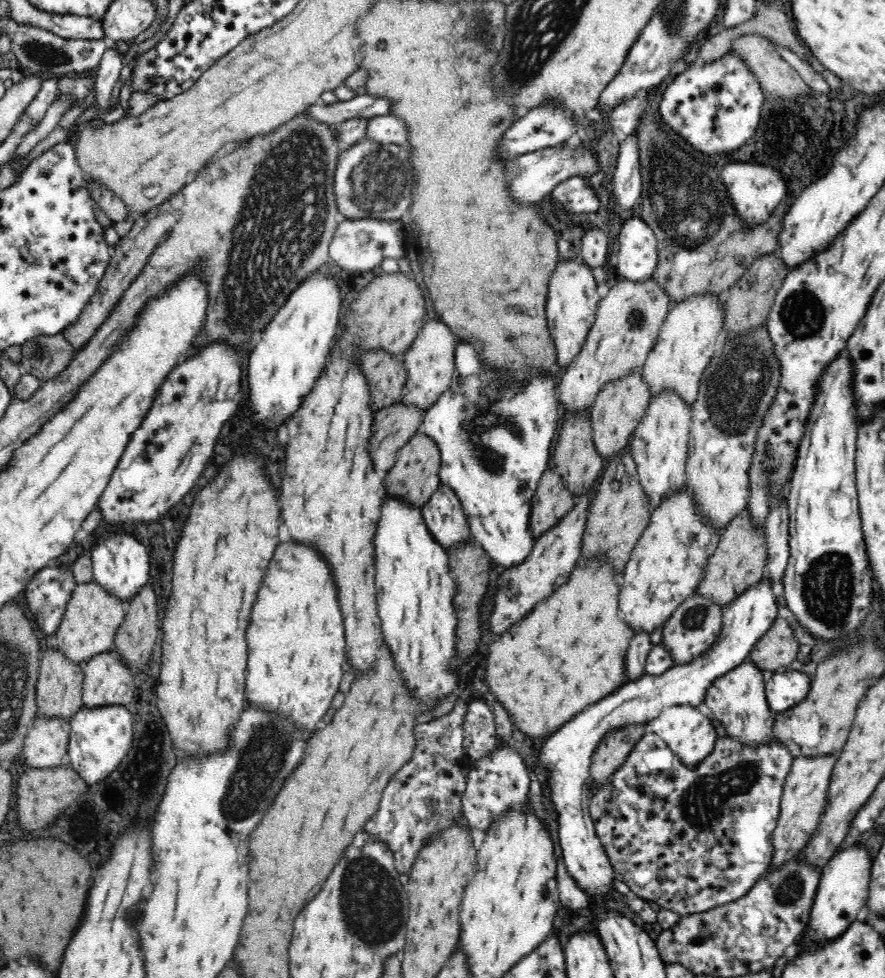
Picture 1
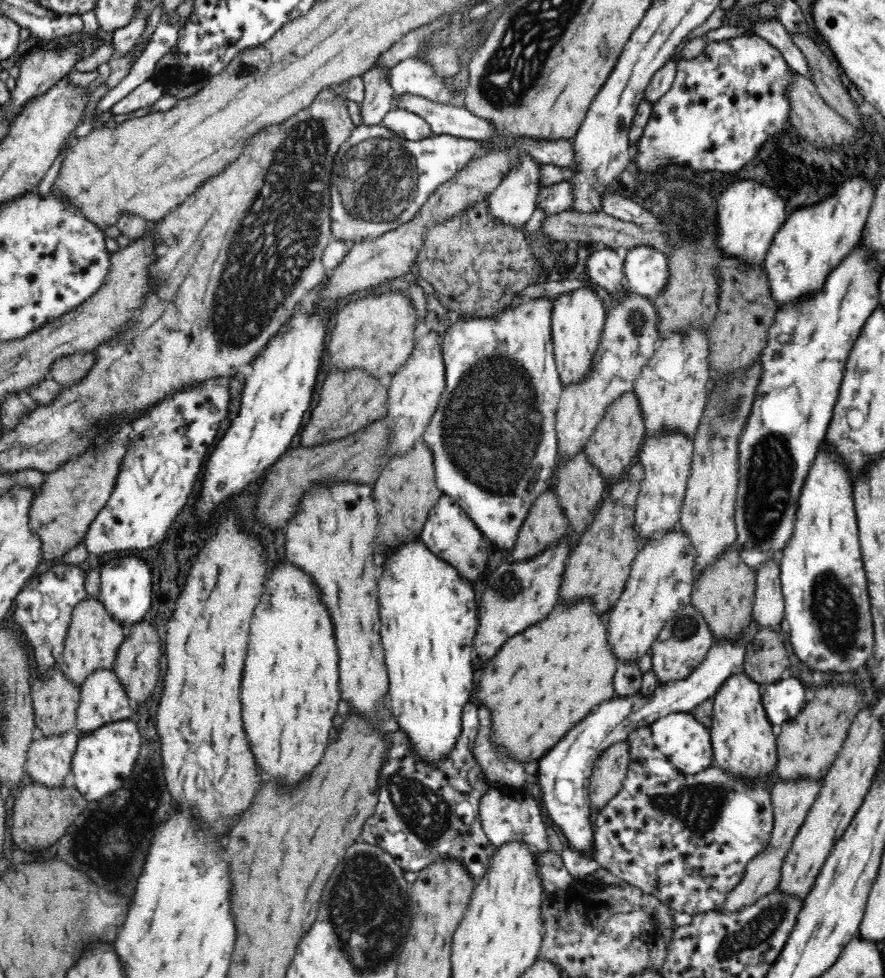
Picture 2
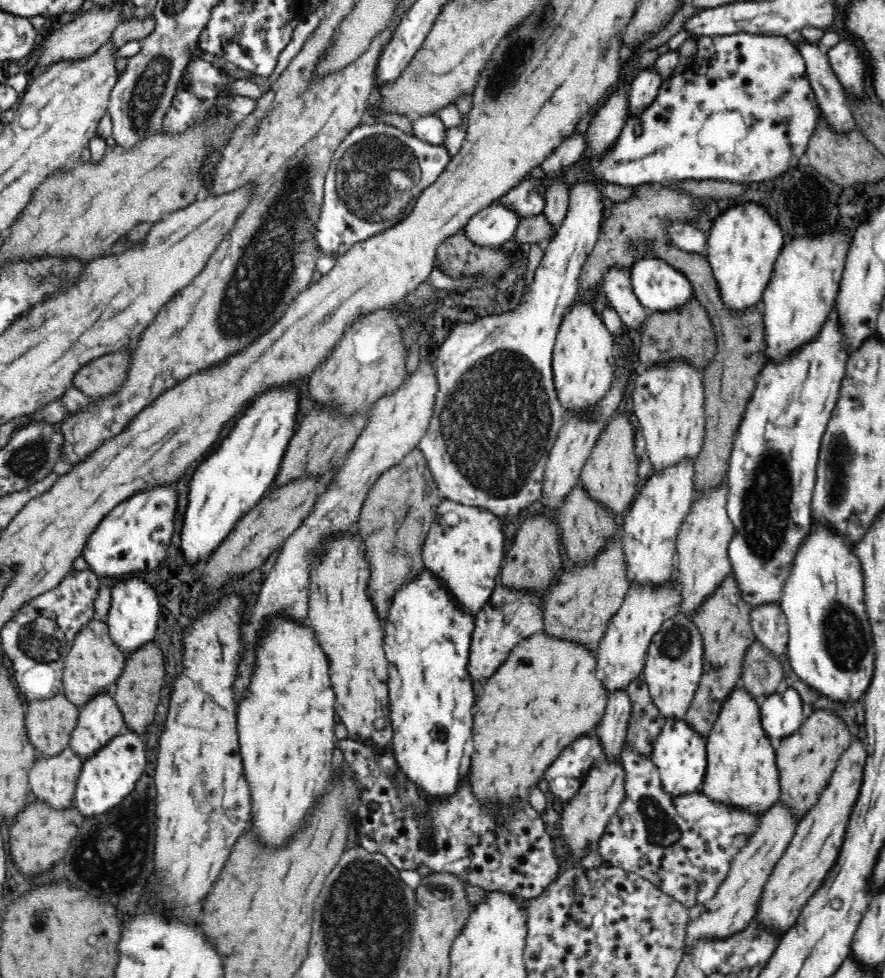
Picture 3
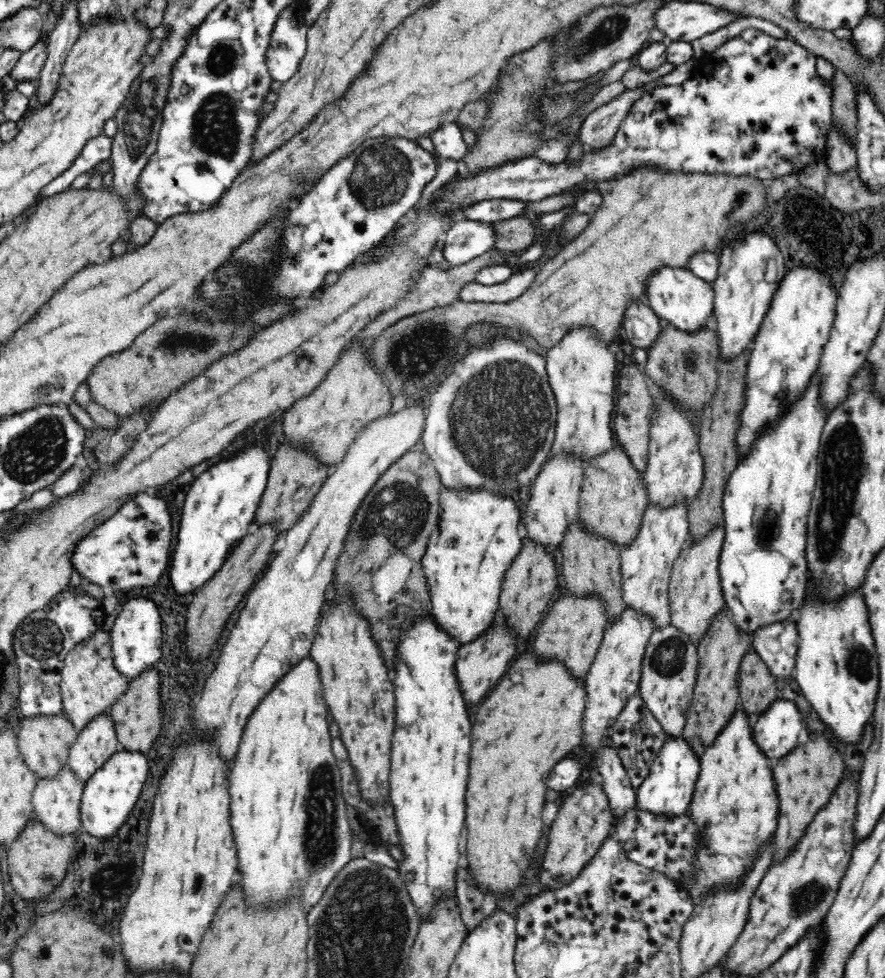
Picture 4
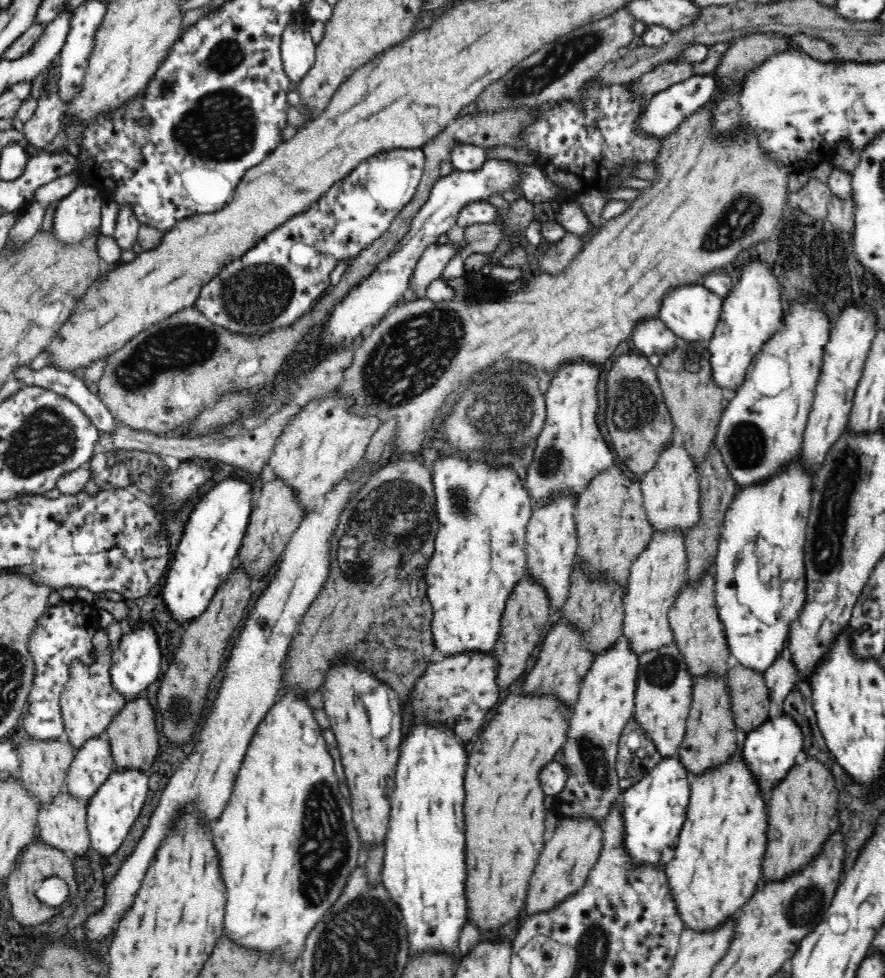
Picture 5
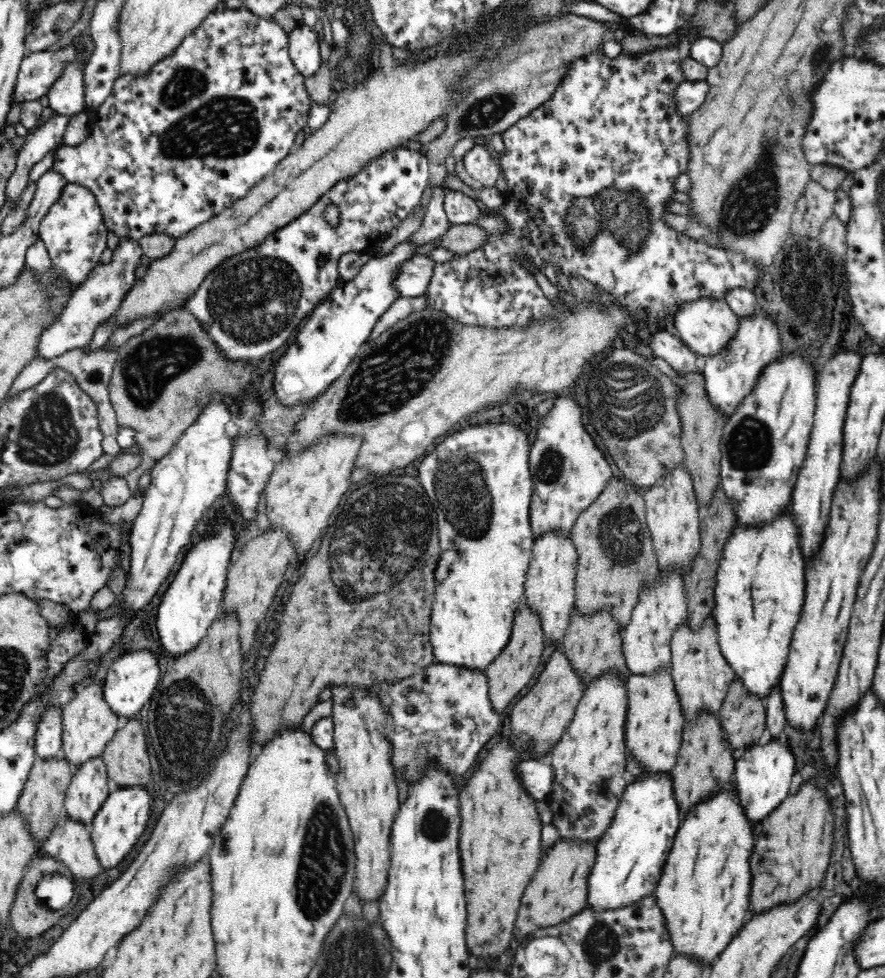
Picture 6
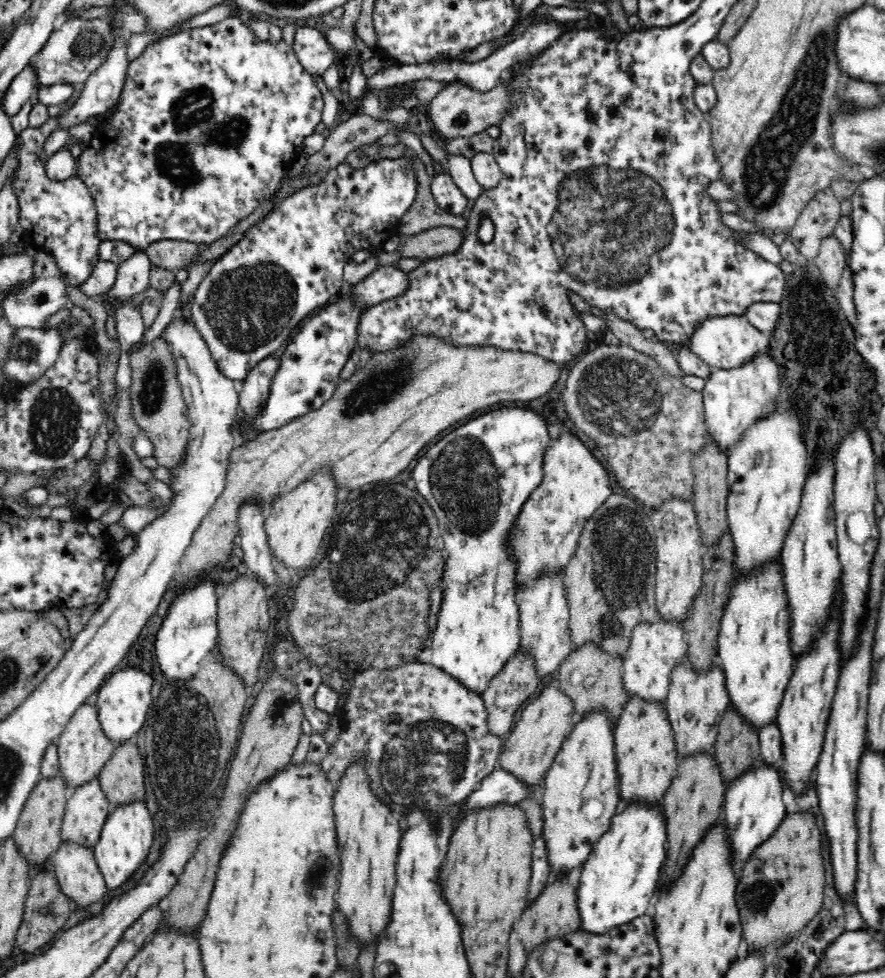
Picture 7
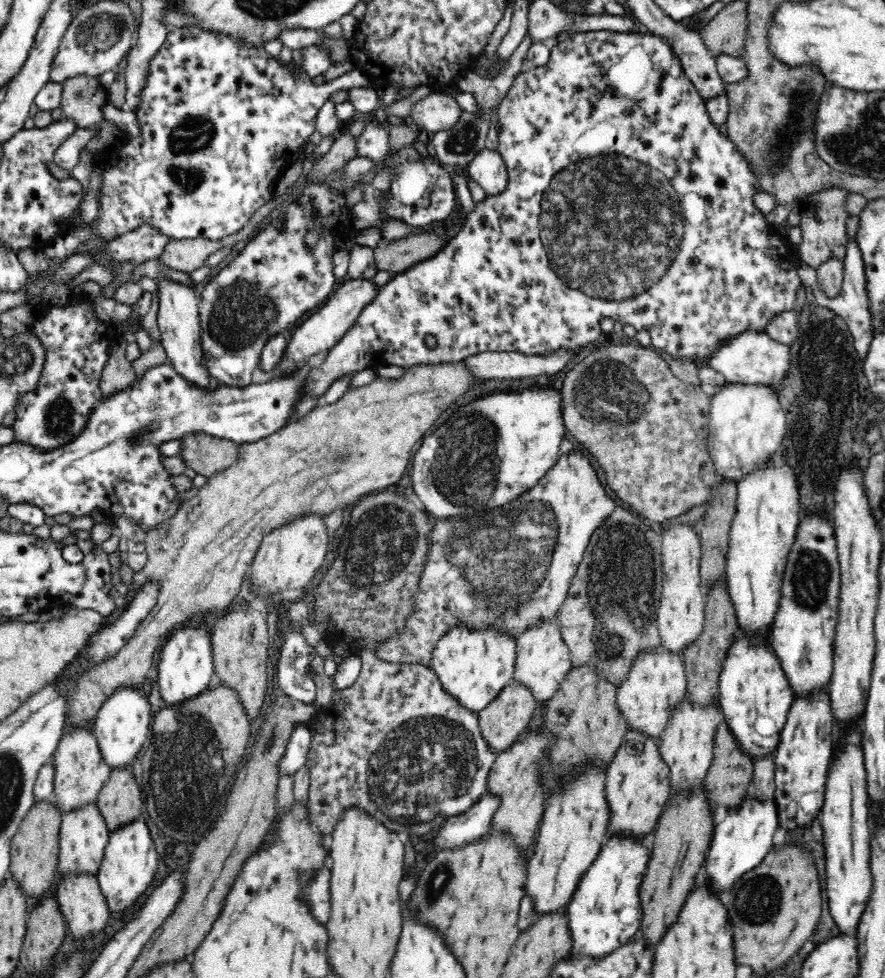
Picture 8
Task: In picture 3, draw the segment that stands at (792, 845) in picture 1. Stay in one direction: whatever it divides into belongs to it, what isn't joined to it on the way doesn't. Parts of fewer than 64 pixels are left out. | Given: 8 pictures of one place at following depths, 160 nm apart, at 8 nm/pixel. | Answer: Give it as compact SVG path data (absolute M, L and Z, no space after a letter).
M781 797L762 816L760 830L754 834L750 844L734 858L728 878L722 882L722 886L718 888L714 898L706 901L703 905L688 909L685 946L692 946L702 936L704 938L708 938L708 936L710 938L712 936L728 938L730 934L744 930L746 925L754 920L766 882L770 878L773 868L788 849L796 834L798 822L802 818L795 813L795 810L791 810L788 805L784 804Z

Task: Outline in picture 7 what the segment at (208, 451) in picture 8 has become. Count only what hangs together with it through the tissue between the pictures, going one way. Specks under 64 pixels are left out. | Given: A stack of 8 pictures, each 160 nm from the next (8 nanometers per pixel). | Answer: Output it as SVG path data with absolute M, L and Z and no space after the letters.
M161 333L152 342L144 343L130 353L129 359L132 383L126 391L132 403L132 419L140 429L142 428L143 436L152 442L152 456L156 459L158 466L174 468L186 454L190 428L187 405L182 387L178 383L178 367L176 367L174 351Z

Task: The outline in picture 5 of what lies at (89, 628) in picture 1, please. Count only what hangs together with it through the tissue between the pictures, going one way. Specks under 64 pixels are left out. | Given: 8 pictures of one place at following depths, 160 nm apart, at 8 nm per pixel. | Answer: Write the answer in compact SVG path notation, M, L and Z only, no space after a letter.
M97 629L92 636L93 652L91 662L84 664L82 660L72 658L68 664L68 682L60 698L61 715L69 743L78 749L86 740L103 734L108 728L114 714L124 706L130 698L123 697L111 681L112 645L106 630Z

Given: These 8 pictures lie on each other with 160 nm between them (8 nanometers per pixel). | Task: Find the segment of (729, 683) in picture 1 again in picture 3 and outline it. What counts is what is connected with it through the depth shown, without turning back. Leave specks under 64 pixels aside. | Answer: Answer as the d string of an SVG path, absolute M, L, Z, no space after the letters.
M741 683L730 690L712 730L705 737L707 742L707 769L701 788L712 800L724 804L742 806L752 814L764 814L781 796L779 770L776 762L775 743L769 738L762 726L760 700L750 694Z

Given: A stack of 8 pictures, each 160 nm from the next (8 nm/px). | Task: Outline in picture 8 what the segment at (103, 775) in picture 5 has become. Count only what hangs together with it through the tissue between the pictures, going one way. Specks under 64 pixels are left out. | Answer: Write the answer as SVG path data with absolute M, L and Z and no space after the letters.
M96 801L86 802L78 808L66 810L61 816L58 872L61 874L66 874L66 872L87 872L97 876L98 866L102 863L109 837L108 824L106 824L106 819L102 817Z

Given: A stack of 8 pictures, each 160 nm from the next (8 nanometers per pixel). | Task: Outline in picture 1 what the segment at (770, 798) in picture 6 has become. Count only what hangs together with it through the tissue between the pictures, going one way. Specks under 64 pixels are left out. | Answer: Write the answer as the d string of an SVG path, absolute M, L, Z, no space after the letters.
M790 668L776 671L765 681L765 695L774 714L794 708L809 693L811 676Z

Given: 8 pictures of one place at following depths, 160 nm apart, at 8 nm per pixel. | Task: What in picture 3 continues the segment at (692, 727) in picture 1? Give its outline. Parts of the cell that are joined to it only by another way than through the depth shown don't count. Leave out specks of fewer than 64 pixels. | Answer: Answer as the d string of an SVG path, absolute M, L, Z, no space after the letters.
M658 710L660 717L660 734L652 744L651 758L659 767L664 792L672 796L688 794L699 790L705 780L707 769L707 742L705 737L698 734L684 718L664 716Z

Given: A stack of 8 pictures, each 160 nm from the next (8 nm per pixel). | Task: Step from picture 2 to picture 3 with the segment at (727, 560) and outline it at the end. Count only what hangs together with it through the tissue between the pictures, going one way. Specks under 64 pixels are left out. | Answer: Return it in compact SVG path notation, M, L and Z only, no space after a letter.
M733 570L726 574L720 586L714 588L710 596L702 600L702 604L691 615L694 624L700 630L704 643L703 673L683 718L703 737L712 730L722 702L730 694L730 690L740 683L743 662L749 646L757 639L749 616L753 607L742 598L741 590L735 579Z

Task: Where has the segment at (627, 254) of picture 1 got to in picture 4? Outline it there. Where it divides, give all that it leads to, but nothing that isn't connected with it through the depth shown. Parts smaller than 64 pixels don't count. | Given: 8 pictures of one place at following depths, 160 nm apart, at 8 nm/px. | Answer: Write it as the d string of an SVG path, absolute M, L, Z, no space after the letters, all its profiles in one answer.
M660 266L646 280L646 302L662 319L664 324L688 332L706 324L706 318L713 310L714 291L705 280L687 267Z

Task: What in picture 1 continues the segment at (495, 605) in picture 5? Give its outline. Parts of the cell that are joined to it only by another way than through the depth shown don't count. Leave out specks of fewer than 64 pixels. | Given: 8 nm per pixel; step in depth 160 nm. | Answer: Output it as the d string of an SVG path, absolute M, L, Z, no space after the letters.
M441 482L438 490L422 506L421 513L436 542L447 550L470 538L462 503L448 485Z

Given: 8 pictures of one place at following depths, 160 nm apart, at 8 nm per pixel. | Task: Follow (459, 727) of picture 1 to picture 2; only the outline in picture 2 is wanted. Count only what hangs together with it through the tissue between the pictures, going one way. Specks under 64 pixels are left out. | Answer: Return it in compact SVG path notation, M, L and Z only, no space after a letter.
M471 700L466 702L462 710L462 718L460 718L460 734L458 738L454 738L456 742L450 748L450 752L446 752L446 756L434 764L431 764L429 760L423 760L412 750L409 734L401 729L389 734L391 747L379 778L379 802L375 806L372 818L368 818L363 826L362 837L368 845L382 847L403 871L416 873L432 862L447 857L458 859L476 882L482 879L482 874L486 872L486 866L489 865L489 859L495 852L495 847L483 832L478 814L478 796L482 796L492 782L484 774L482 767L476 763L470 751L478 734L478 707Z

